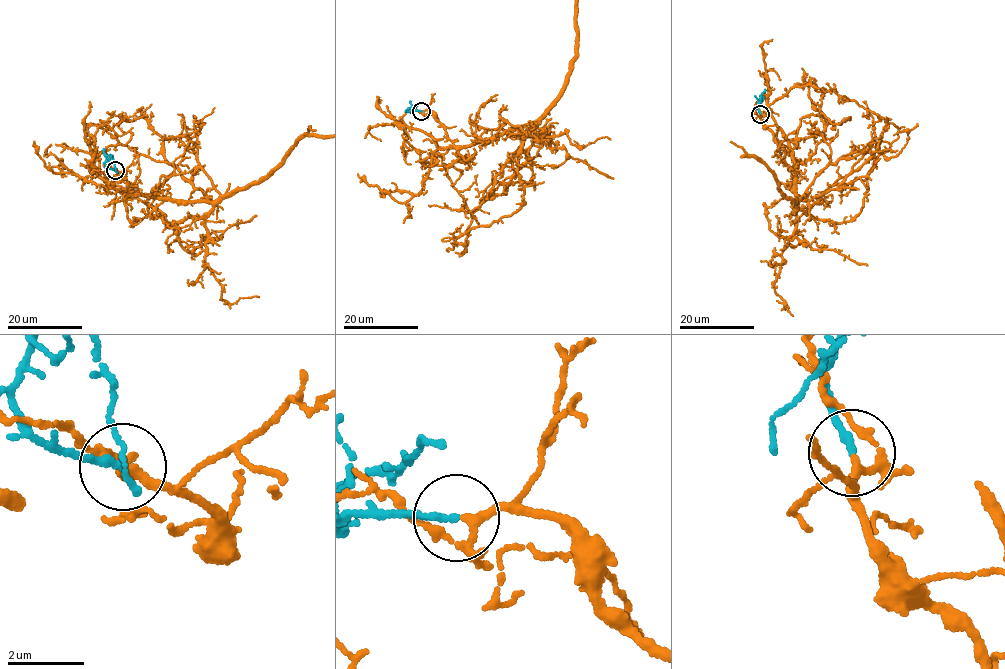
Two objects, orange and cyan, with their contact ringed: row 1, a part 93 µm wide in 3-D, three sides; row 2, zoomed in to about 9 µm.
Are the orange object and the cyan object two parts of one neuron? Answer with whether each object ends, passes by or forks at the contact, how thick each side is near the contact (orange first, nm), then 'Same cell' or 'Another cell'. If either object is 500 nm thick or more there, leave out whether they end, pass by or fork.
At the ring orange forks. At the ring cyan ends. Thickness 150 nm (orange) against 180 nm. Same cell

